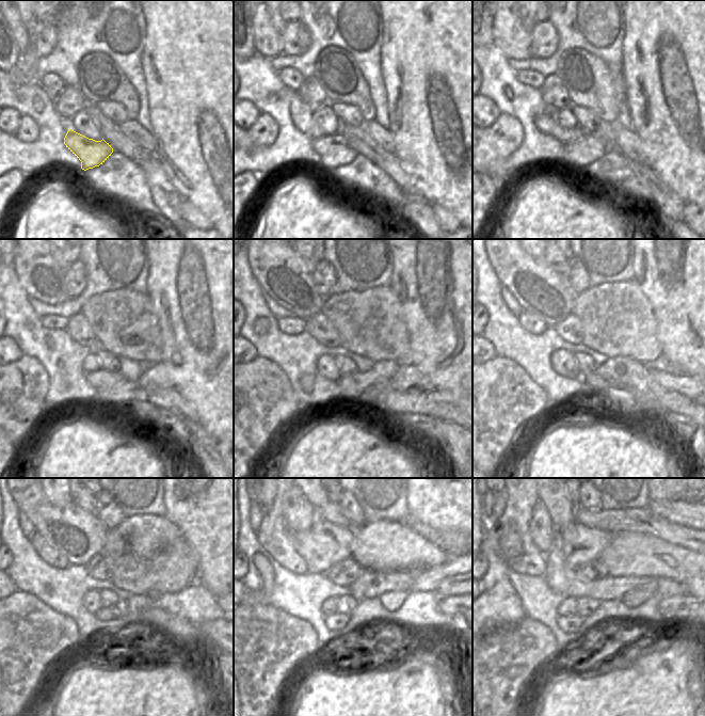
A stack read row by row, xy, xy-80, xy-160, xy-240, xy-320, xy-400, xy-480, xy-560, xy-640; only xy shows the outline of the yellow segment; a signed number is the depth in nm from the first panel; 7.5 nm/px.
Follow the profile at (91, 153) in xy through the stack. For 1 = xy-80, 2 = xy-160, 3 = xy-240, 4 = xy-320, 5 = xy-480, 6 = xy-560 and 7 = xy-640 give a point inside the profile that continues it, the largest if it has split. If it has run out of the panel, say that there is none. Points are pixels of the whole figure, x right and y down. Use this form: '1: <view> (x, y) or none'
1: xy-80 (333, 149)
2: xy-160 (590, 147)
3: xy-240 (158, 376)
4: xy-320 (407, 377)
5: xy-480 (211, 640)
6: xy-560 (437, 626)
7: none

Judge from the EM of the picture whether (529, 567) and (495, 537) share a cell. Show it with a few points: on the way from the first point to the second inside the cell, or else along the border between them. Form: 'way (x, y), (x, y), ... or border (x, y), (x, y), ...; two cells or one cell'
way (521, 558), (503, 541); one cell

